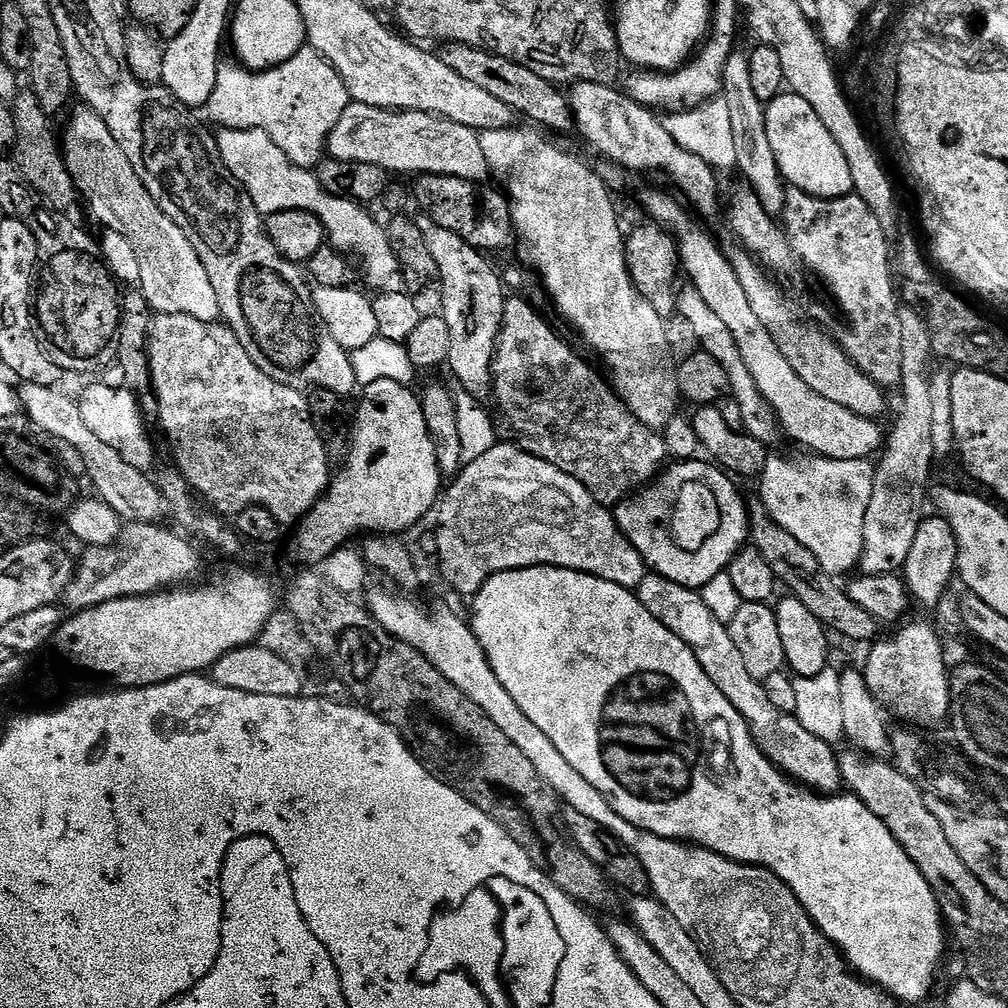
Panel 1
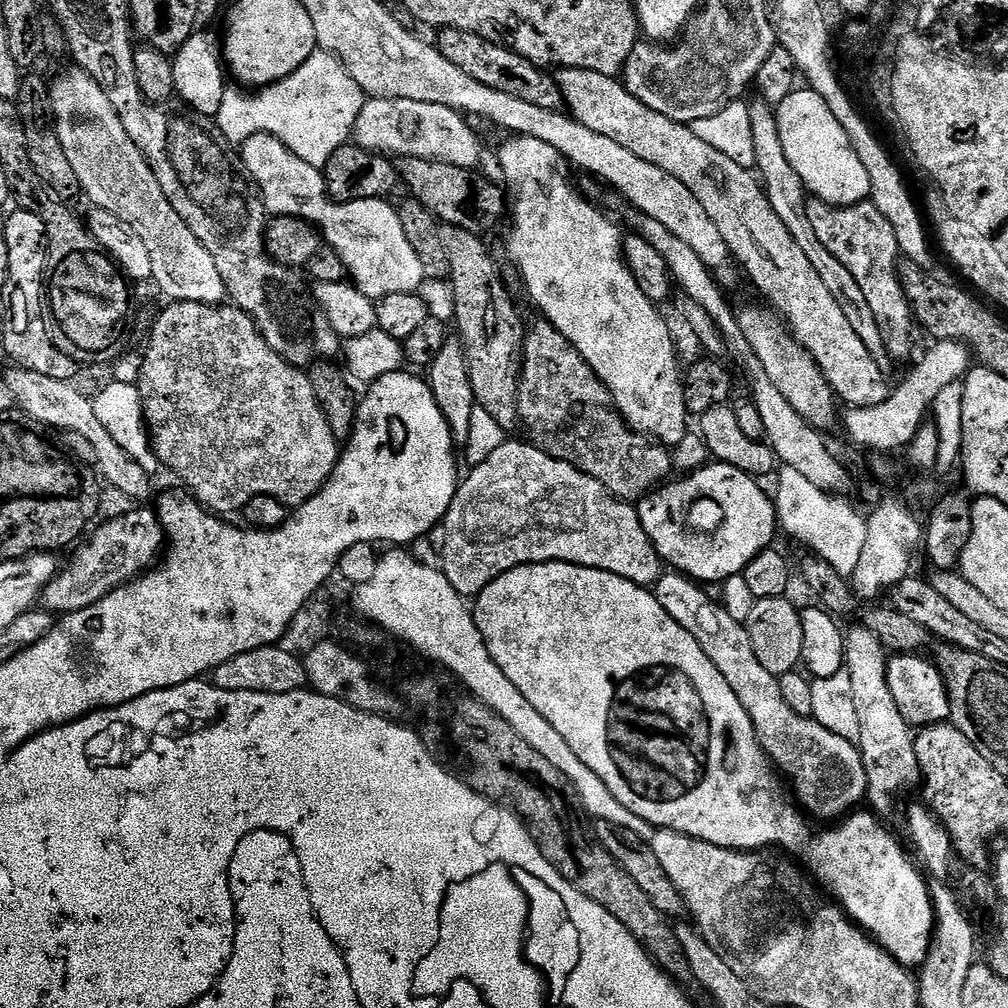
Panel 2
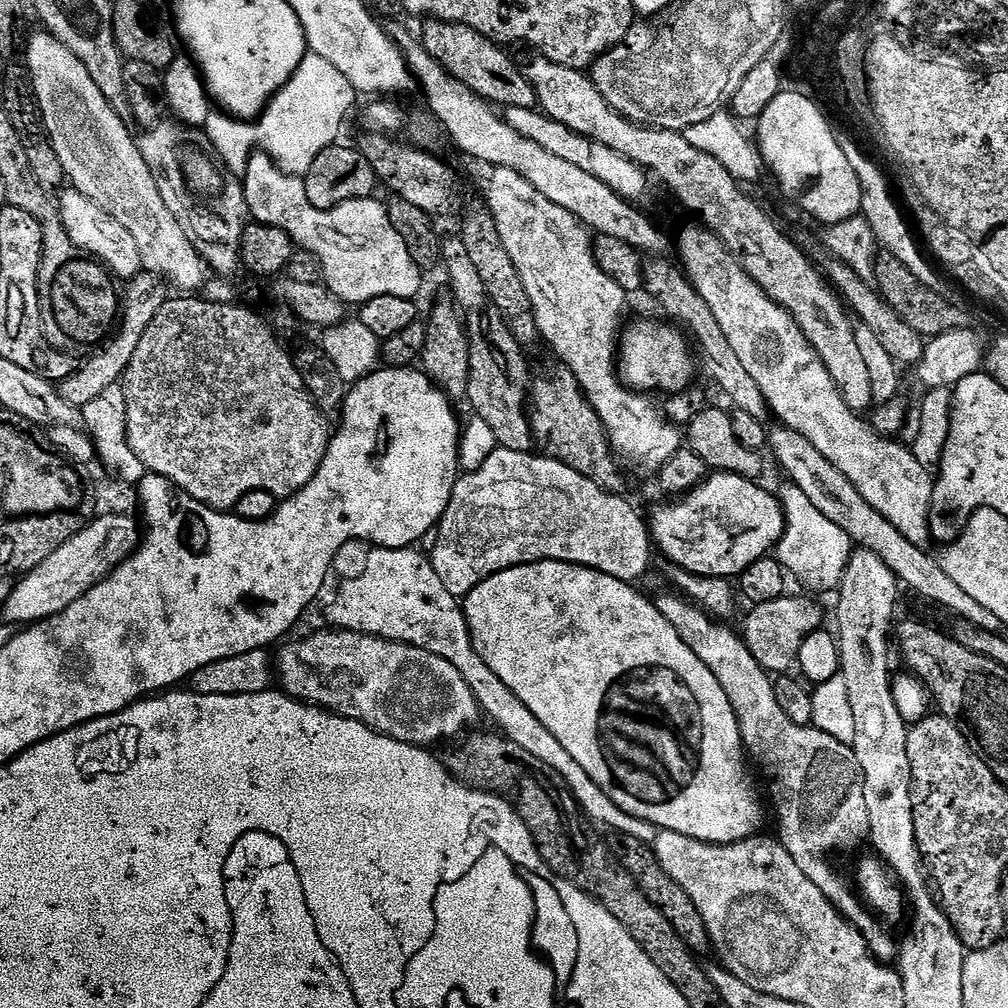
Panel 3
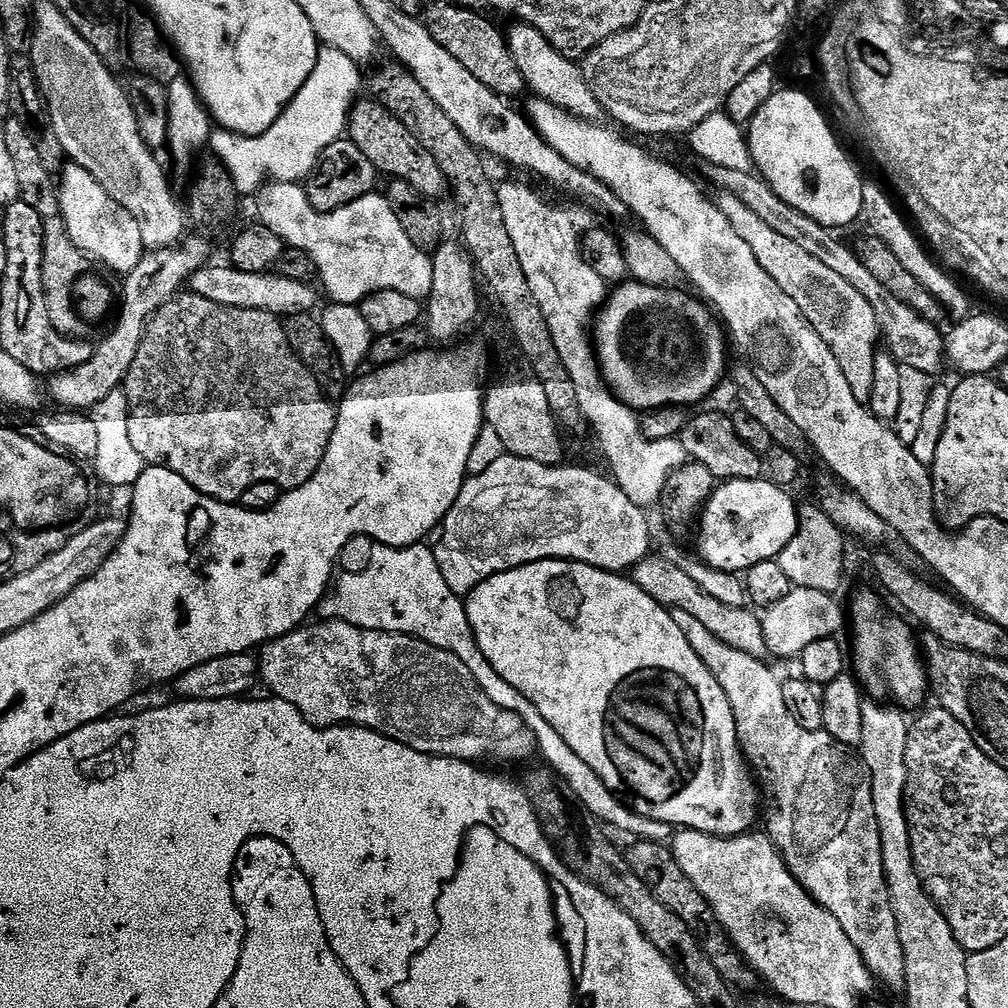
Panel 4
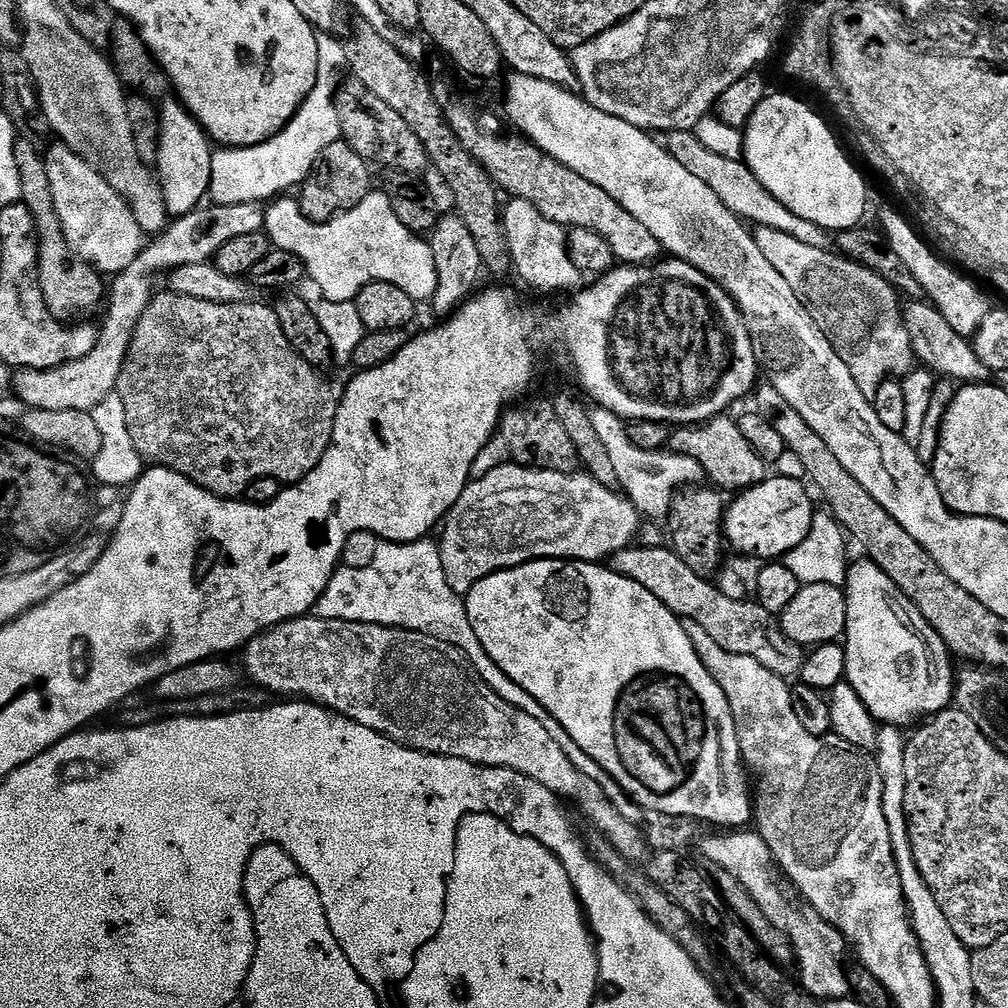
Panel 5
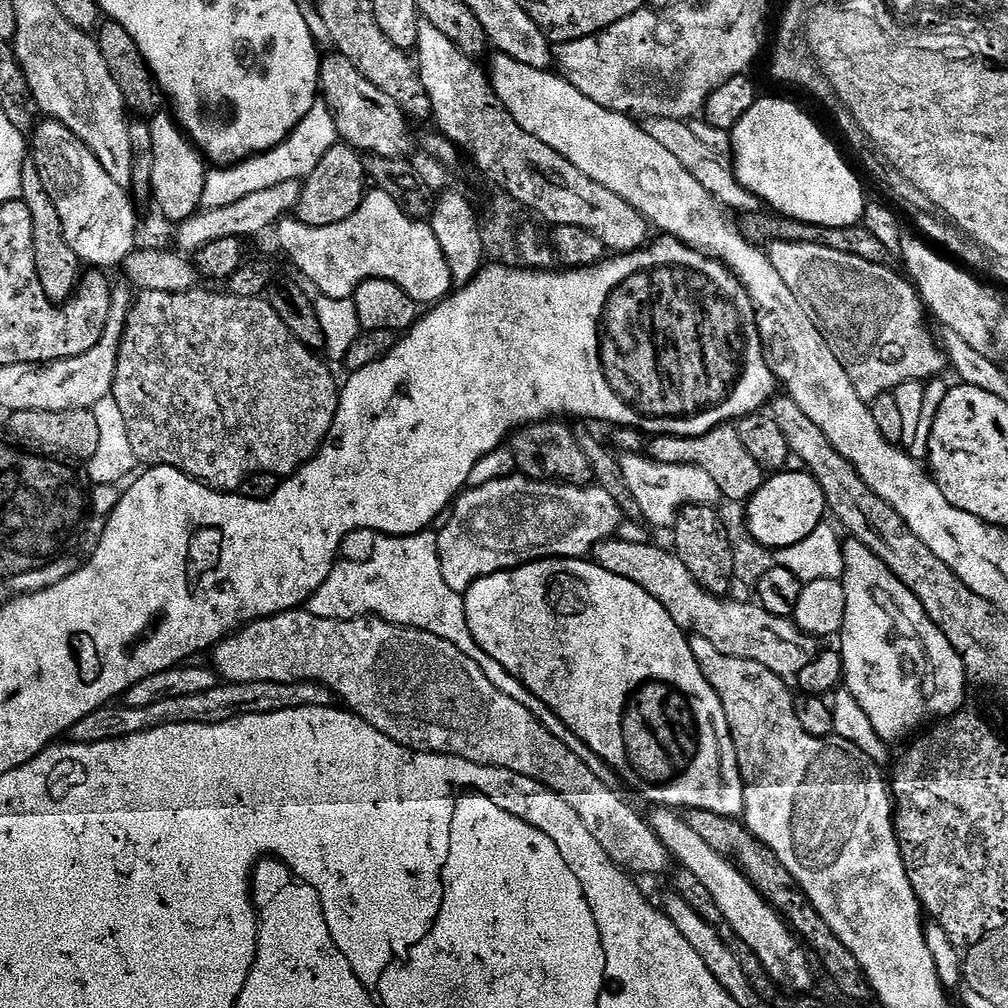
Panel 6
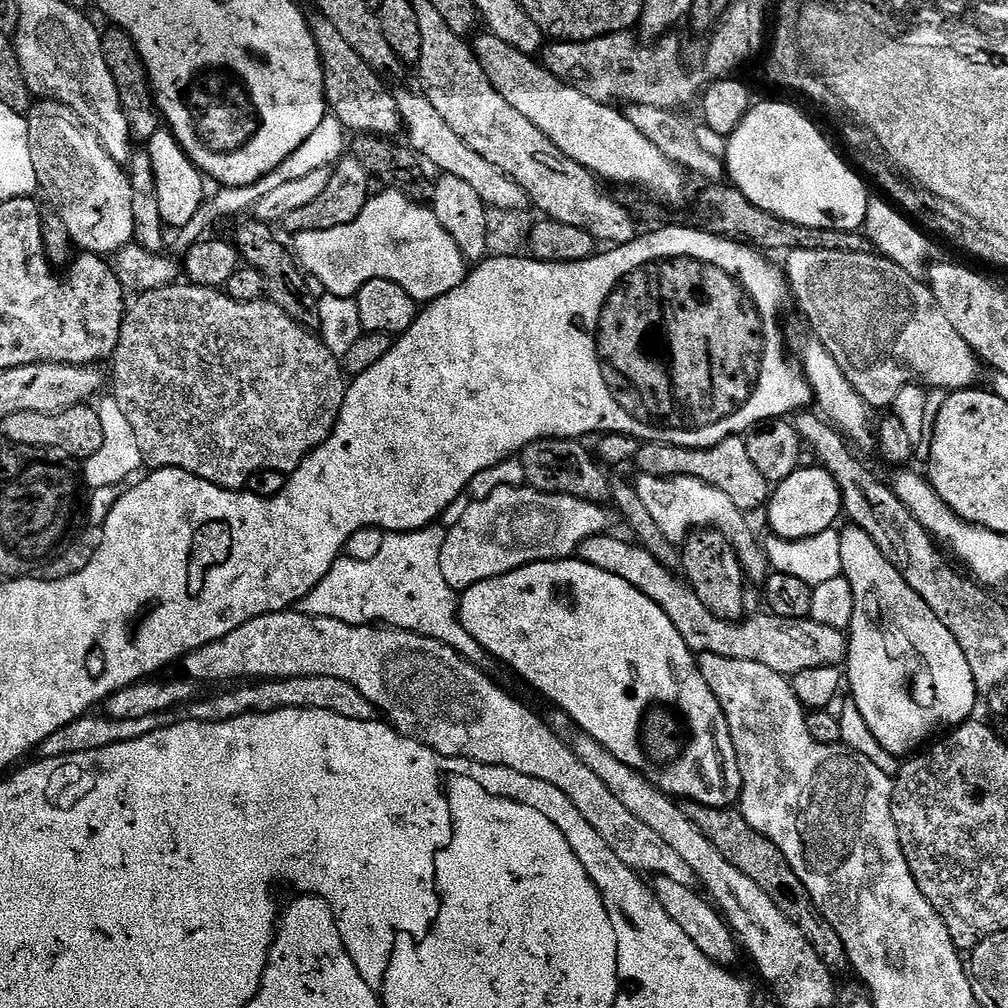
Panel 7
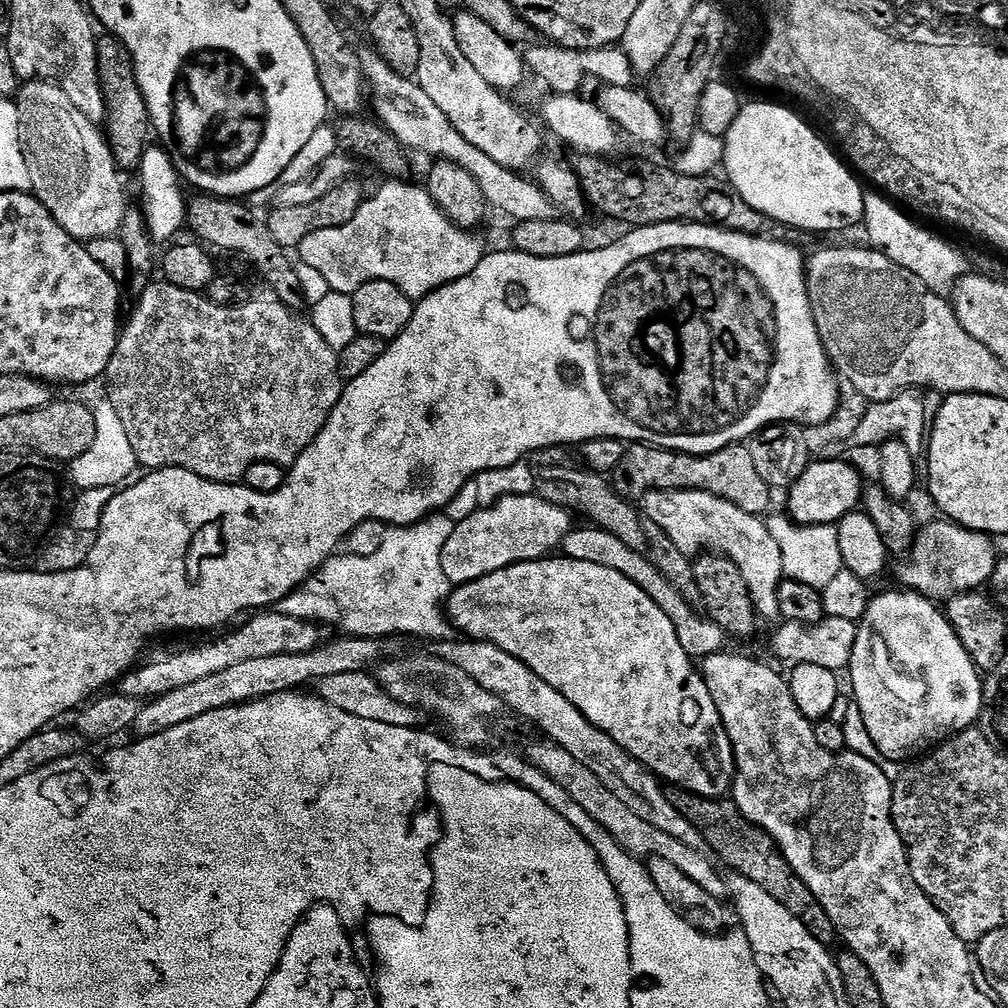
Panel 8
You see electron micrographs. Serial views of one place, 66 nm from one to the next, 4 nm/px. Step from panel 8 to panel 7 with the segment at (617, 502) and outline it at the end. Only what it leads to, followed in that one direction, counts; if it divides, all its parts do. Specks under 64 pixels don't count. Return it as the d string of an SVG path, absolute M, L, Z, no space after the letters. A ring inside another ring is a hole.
M557 439L536 440L527 444L519 455L527 485L538 489L539 492L560 492L584 501L605 503L610 496L610 478L604 474L605 469L597 462L591 451L587 451L580 444L583 443ZM554 454L559 454L559 458Z

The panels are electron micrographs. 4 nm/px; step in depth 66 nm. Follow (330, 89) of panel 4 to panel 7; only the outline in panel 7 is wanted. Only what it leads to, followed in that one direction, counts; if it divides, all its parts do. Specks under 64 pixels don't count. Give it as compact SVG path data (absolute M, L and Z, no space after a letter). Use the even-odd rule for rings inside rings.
M325 115L324 121L298 146L298 150L294 150L273 172L260 177L255 184L249 184L242 188L217 187L215 189L217 192L213 196L211 193L200 206L199 215L203 218L205 216L208 220L216 220L219 216L230 216L246 207L247 204L248 207L255 205L257 198L282 186L282 182L294 182L294 178L306 178L306 174L310 174L314 170L331 169L336 161L345 155L346 140L344 144L344 136L346 137L346 129L337 122L335 116Z

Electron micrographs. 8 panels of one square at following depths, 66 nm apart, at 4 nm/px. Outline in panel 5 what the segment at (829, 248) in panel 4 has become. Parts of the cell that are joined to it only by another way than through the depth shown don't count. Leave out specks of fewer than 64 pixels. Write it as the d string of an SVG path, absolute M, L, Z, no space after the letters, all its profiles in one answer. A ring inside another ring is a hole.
M670 132L663 137L662 145L674 158L690 170L705 186L710 186L718 198L721 199L730 211L740 220L747 222L756 228L768 227L770 230L782 231L792 238L796 238L799 243L814 248L827 249L830 244L830 236L825 229L818 227L814 222L806 222L806 218L798 218L794 210L786 210L778 198L772 194L756 178L743 159L734 160L724 158L719 154L714 154L706 149L691 132ZM913 299L903 305L902 315L912 355L929 372L953 382L984 382L989 379L988 368L976 356L973 345L965 337L959 336L954 326L950 326L950 322L946 322L946 318L942 318L942 314L930 302Z

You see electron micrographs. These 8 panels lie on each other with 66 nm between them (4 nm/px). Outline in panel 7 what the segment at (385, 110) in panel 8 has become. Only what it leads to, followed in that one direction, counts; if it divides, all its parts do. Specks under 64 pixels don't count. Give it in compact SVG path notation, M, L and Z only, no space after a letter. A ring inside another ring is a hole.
M398 92L395 97L401 114L404 135L406 134L408 138L407 145L421 159L426 158L438 168L437 171L468 183L488 208L520 210L527 207L528 199L522 188L509 176L502 174L496 166L491 165L480 154L470 149L470 146L466 146L462 138L448 127L421 93Z

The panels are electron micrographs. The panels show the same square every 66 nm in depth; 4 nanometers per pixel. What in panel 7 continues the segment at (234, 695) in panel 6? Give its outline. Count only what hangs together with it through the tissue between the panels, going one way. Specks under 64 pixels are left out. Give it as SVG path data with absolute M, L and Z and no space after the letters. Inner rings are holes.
M295 676L285 680L257 680L255 682L240 682L229 692L220 692L217 696L208 696L205 700L201 698L193 699L191 702L177 707L175 710L159 712L158 714L146 714L146 718L110 718L103 714L85 714L79 716L74 722L62 726L62 730L54 730L50 738L41 742L38 749L39 755L45 760L50 758L62 758L70 754L86 754L90 750L102 750L106 746L114 746L118 742L130 742L134 738L142 738L154 730L169 728L172 724L179 724L182 720L193 720L194 722L206 722L207 724L217 724L220 721L233 720L236 717L253 716L254 714L277 712L282 708L309 708L310 710L326 710L330 714L338 714L342 718L351 720L374 720L378 713L376 707L350 682L344 682L342 678L332 678L330 676Z

